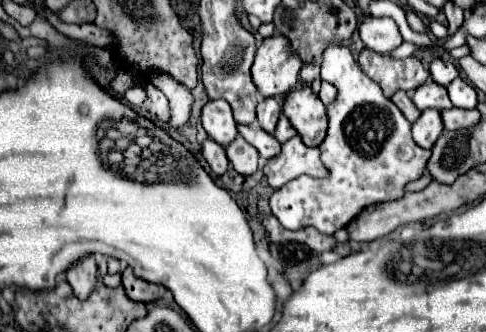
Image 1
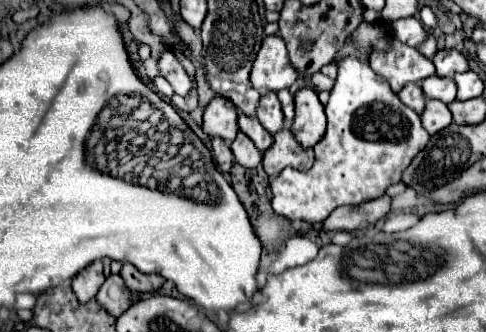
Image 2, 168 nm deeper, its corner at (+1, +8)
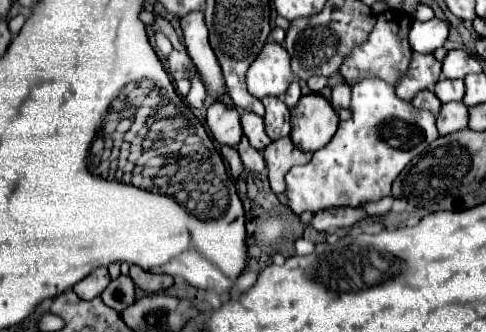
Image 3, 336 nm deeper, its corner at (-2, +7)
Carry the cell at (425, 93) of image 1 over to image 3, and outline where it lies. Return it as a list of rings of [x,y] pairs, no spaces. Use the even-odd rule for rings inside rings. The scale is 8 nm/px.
[[[441,77],[441,79],[435,83],[433,93],[439,97],[441,103],[461,101],[461,99],[463,99],[463,93],[465,93],[463,79],[445,79],[445,77]]]

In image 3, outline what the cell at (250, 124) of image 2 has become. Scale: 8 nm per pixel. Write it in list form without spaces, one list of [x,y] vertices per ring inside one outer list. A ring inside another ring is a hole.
[[[241,113],[241,127],[243,127],[243,133],[247,135],[249,143],[257,149],[257,151],[263,151],[271,139],[269,135],[265,133],[265,125],[263,125],[263,119],[259,115],[253,115],[253,113]]]

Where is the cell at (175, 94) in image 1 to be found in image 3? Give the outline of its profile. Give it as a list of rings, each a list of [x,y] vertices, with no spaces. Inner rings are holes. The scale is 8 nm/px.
[[[189,73],[189,81],[191,81],[191,89],[189,89],[189,93],[187,93],[187,103],[191,105],[191,107],[201,107],[203,105],[203,101],[205,101],[205,87],[203,87],[203,81],[201,81],[201,77],[199,75],[195,75],[195,73]]]

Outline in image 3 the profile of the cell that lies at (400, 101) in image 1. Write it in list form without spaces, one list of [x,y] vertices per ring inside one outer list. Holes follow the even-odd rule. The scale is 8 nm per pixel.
[[[427,89],[421,91],[421,93],[417,93],[411,103],[413,103],[413,107],[417,107],[417,109],[427,109],[427,111],[431,111],[433,115],[437,115],[439,109],[441,109],[441,101],[435,97],[433,91],[427,91]]]

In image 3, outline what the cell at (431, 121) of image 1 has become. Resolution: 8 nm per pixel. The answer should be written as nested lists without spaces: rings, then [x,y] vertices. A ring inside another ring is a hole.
[[[461,101],[441,105],[437,115],[437,131],[439,135],[449,135],[467,127],[467,107]]]

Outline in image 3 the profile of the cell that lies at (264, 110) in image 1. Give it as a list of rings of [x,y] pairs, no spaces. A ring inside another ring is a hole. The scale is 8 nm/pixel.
[[[263,97],[261,99],[263,105],[265,105],[265,129],[267,129],[267,135],[271,139],[281,139],[285,135],[289,135],[291,131],[291,123],[289,123],[289,109],[287,105],[283,103],[281,97]]]

